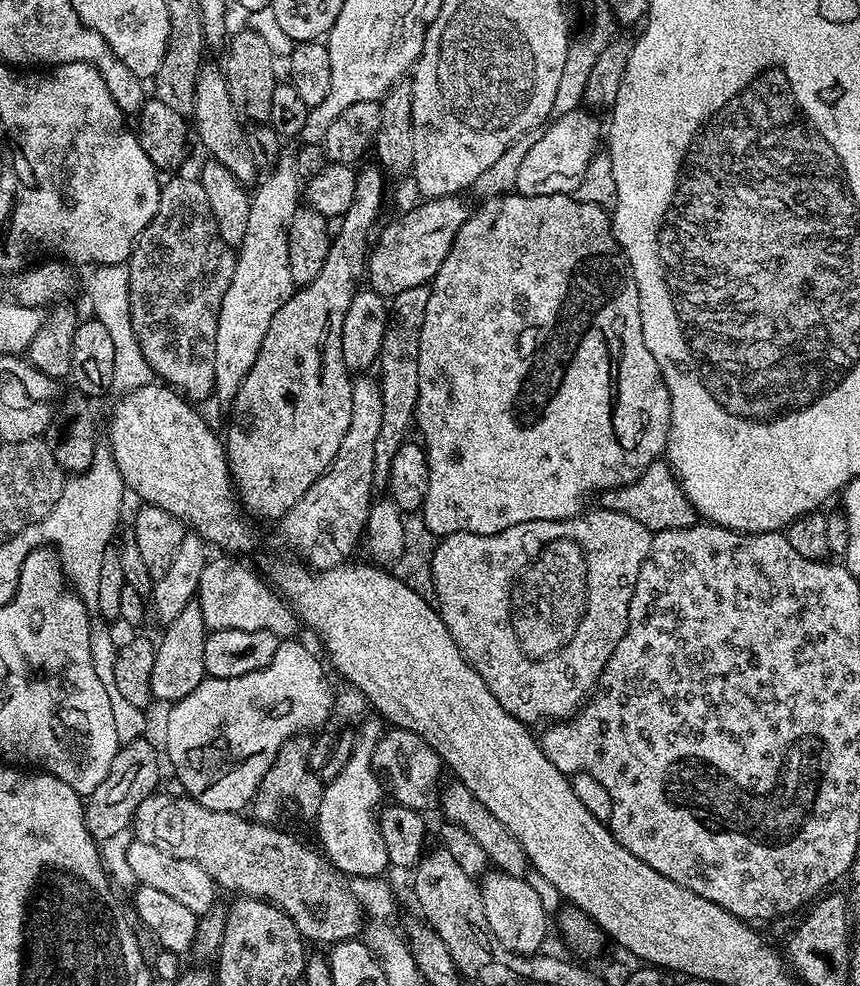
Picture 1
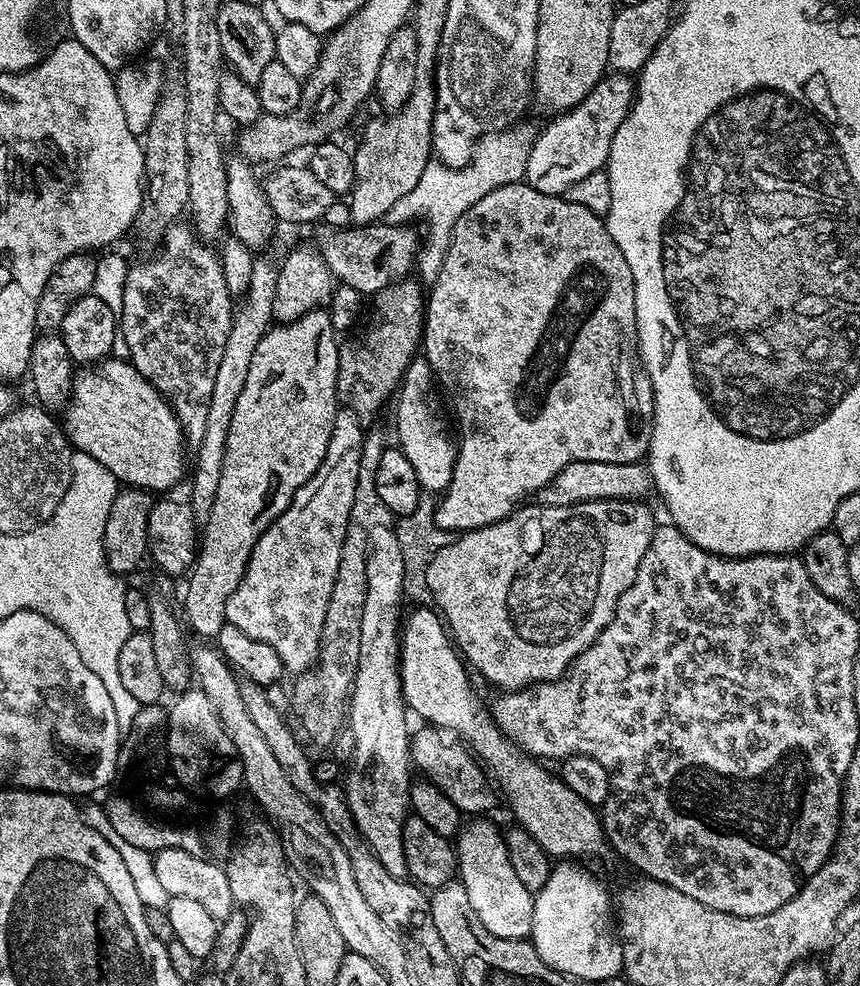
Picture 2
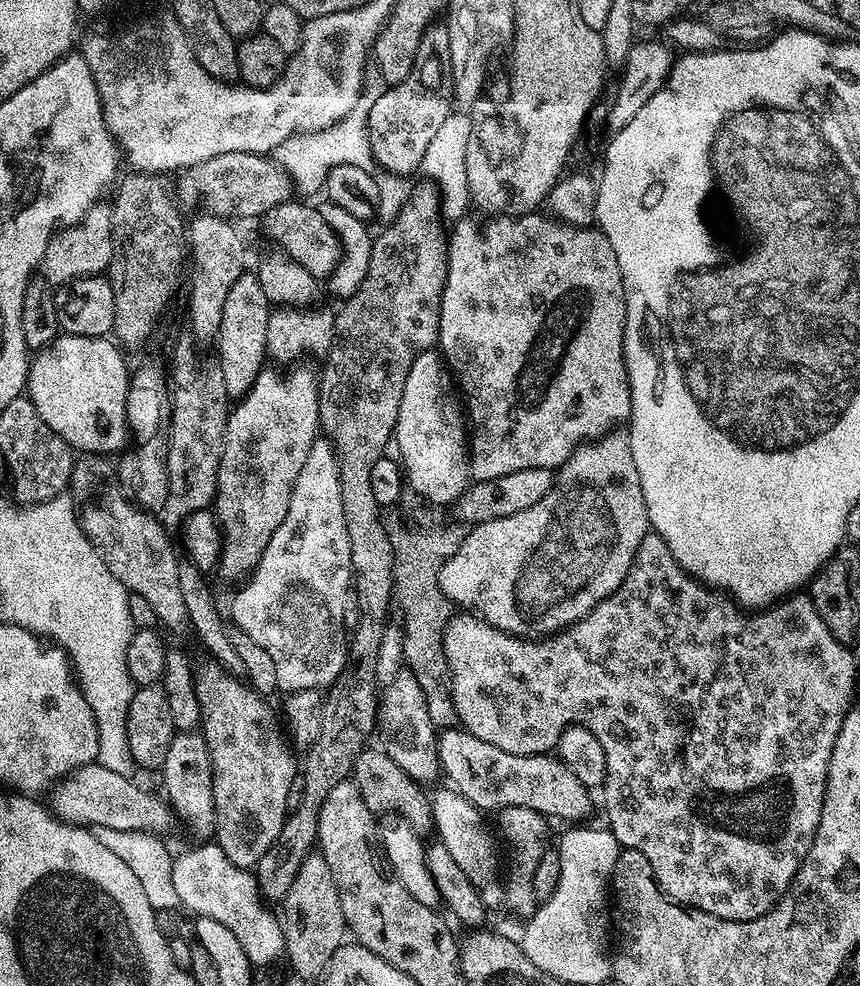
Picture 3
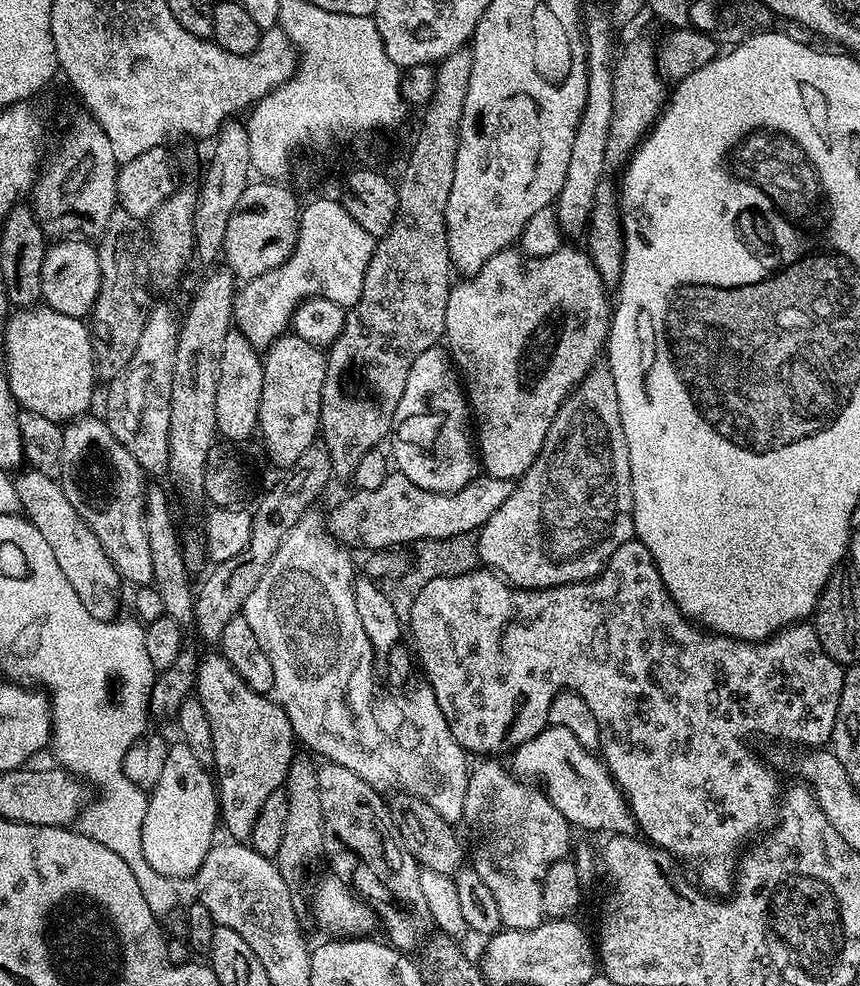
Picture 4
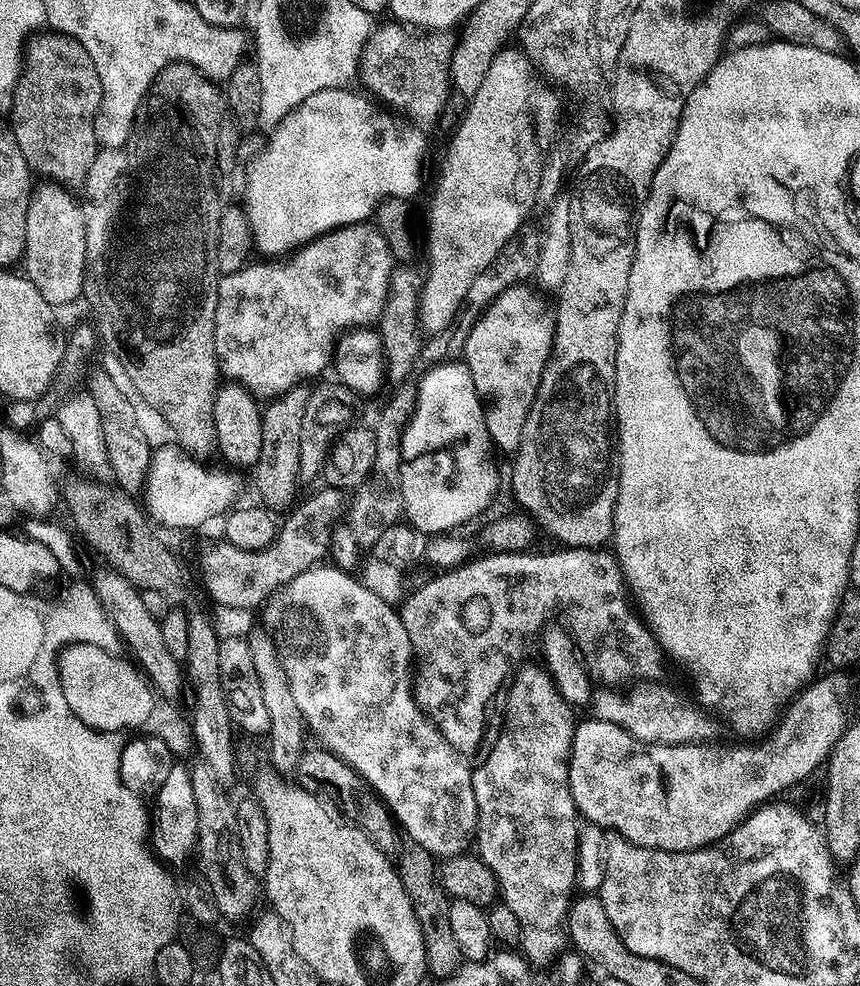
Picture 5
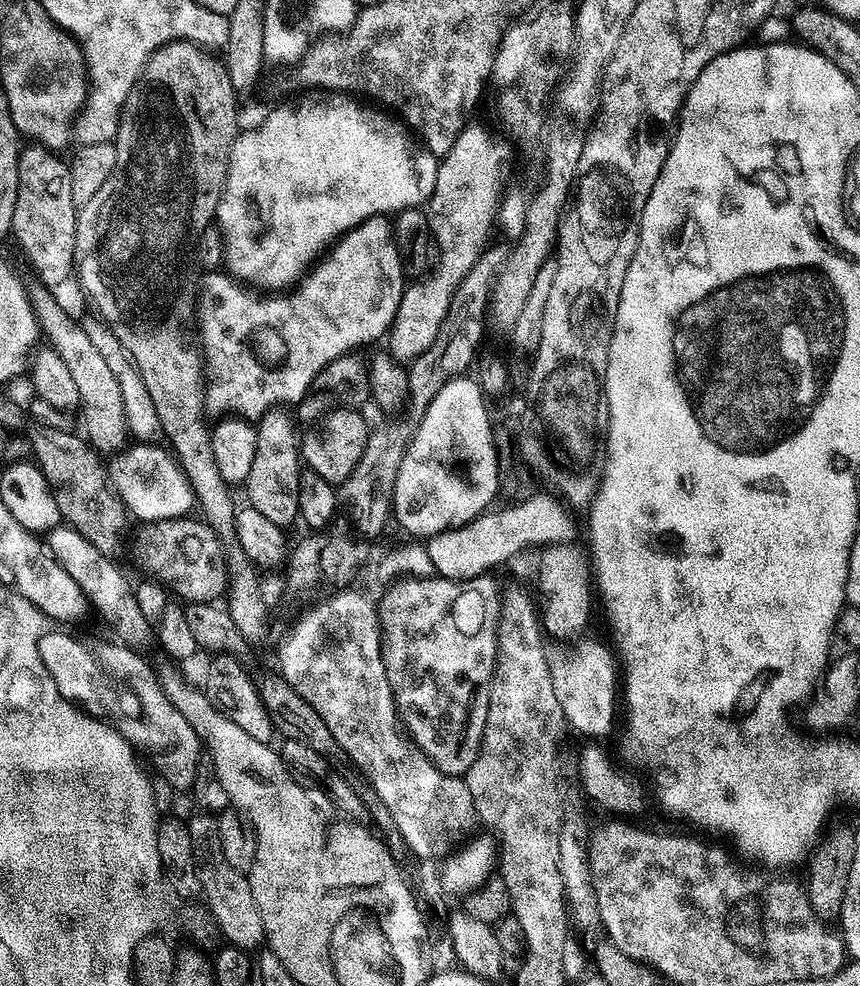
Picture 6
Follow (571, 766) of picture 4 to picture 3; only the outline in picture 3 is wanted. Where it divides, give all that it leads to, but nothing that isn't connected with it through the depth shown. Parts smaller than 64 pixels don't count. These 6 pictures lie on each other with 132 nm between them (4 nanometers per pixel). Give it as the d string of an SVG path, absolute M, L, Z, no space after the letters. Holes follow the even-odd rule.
M463 728L443 729L436 741L440 755L440 767L443 775L448 776L447 783L468 799L474 807L481 810L499 810L522 806L535 812L541 812L546 818L557 816L564 822L580 822L592 808L590 789L582 786L570 770L555 755L519 756L506 754L482 738L465 732Z

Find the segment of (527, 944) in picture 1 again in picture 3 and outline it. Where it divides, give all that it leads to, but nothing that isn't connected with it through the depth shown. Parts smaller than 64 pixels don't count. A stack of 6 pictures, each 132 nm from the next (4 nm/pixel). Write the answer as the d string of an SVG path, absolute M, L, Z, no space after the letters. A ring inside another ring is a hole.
M451 786L437 787L431 793L432 827L438 837L438 843L446 846L454 857L454 862L462 869L466 878L474 884L485 909L500 908L504 903L504 885L502 880L502 860L496 857L496 844L484 825L485 813L473 804L460 792Z

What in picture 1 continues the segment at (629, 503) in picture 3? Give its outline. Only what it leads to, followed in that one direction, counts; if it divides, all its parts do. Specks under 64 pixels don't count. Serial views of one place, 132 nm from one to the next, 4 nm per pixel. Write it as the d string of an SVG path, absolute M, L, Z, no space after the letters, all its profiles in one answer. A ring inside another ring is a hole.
M600 508L595 511L585 511L581 515L573 516L570 520L522 522L498 534L486 534L485 536L469 532L450 534L443 537L434 550L432 559L434 604L446 630L450 630L450 638L454 638L466 662L480 675L482 682L486 682L490 694L498 698L498 702L511 716L529 726L535 726L539 720L559 722L575 716L584 701L592 695L596 683L600 681L600 675L606 662L610 662L610 654L614 654L614 646L618 646L622 634L626 634L630 598L634 594L634 586L638 582L642 562L646 562L650 554L654 533L646 526L642 526L642 522L634 522L634 518L626 518L626 514L612 512L609 508Z

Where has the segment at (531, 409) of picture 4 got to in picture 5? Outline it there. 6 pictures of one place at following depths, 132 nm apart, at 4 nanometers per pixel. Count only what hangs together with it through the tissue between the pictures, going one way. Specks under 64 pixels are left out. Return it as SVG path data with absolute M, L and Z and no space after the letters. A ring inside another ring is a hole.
M527 283L513 284L488 303L464 343L462 363L474 378L474 390L484 406L484 421L493 445L515 454L522 442L522 426L536 397L540 379L552 357L555 315L544 316L544 300Z

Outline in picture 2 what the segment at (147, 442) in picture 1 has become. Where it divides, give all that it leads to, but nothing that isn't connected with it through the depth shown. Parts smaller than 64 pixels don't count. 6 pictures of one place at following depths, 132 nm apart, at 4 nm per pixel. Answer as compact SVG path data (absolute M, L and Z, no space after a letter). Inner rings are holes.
M109 358L99 364L84 366L75 373L72 381L72 396L62 412L62 427L68 437L68 443L76 452L85 452L94 458L94 462L102 462L110 474L121 485L143 488L153 494L164 494L180 479L185 479L184 429L180 427L174 410L164 400L164 395L151 384L138 370L132 367L127 359Z

